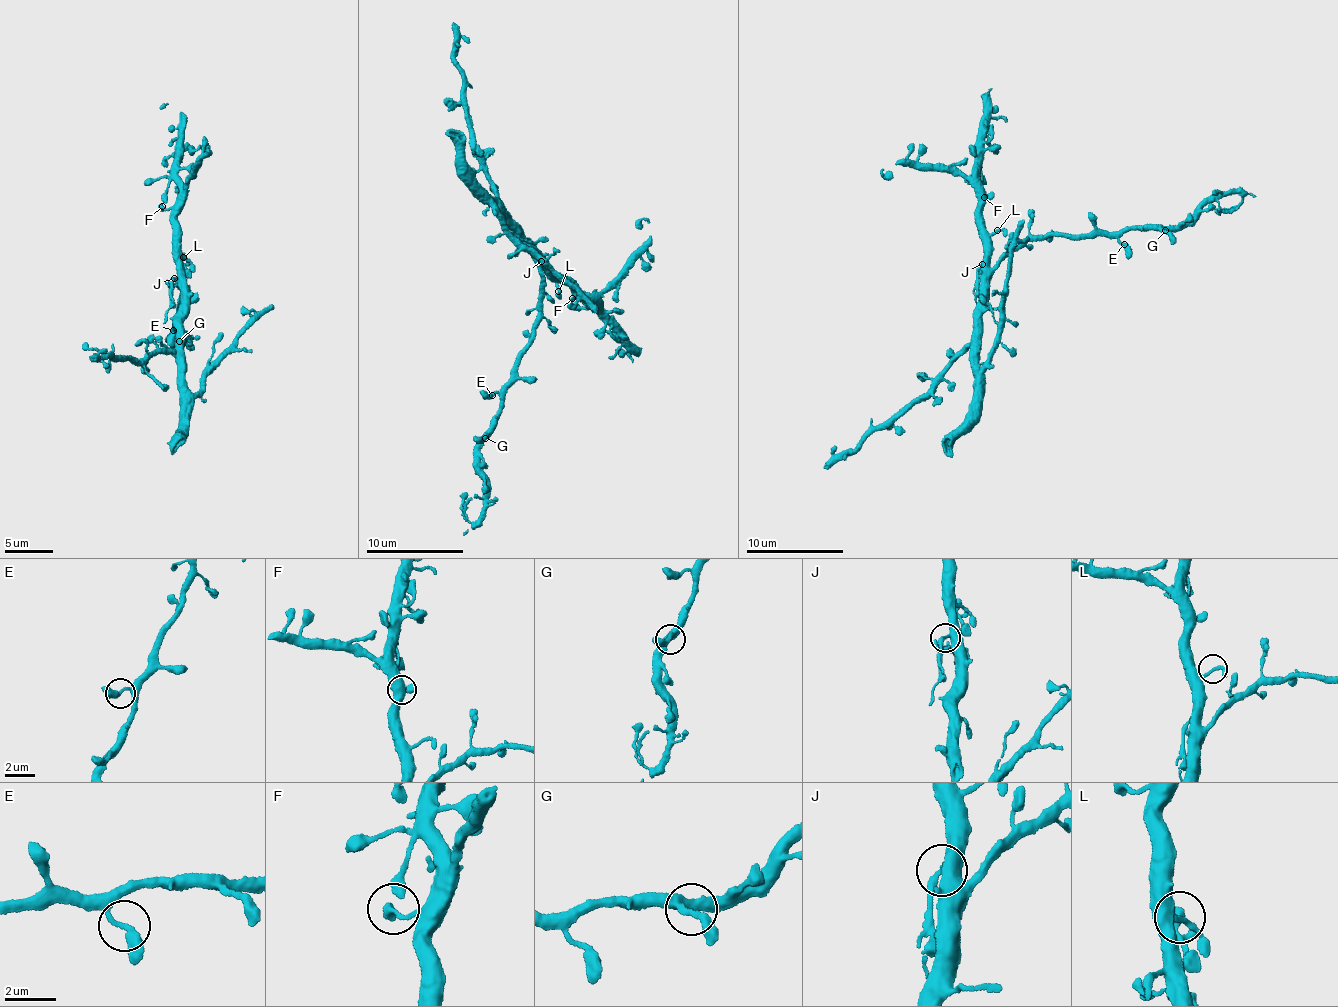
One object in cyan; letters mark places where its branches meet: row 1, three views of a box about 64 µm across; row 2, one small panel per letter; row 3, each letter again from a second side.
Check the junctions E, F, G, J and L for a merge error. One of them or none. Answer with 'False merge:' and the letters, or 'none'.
False merge: J

